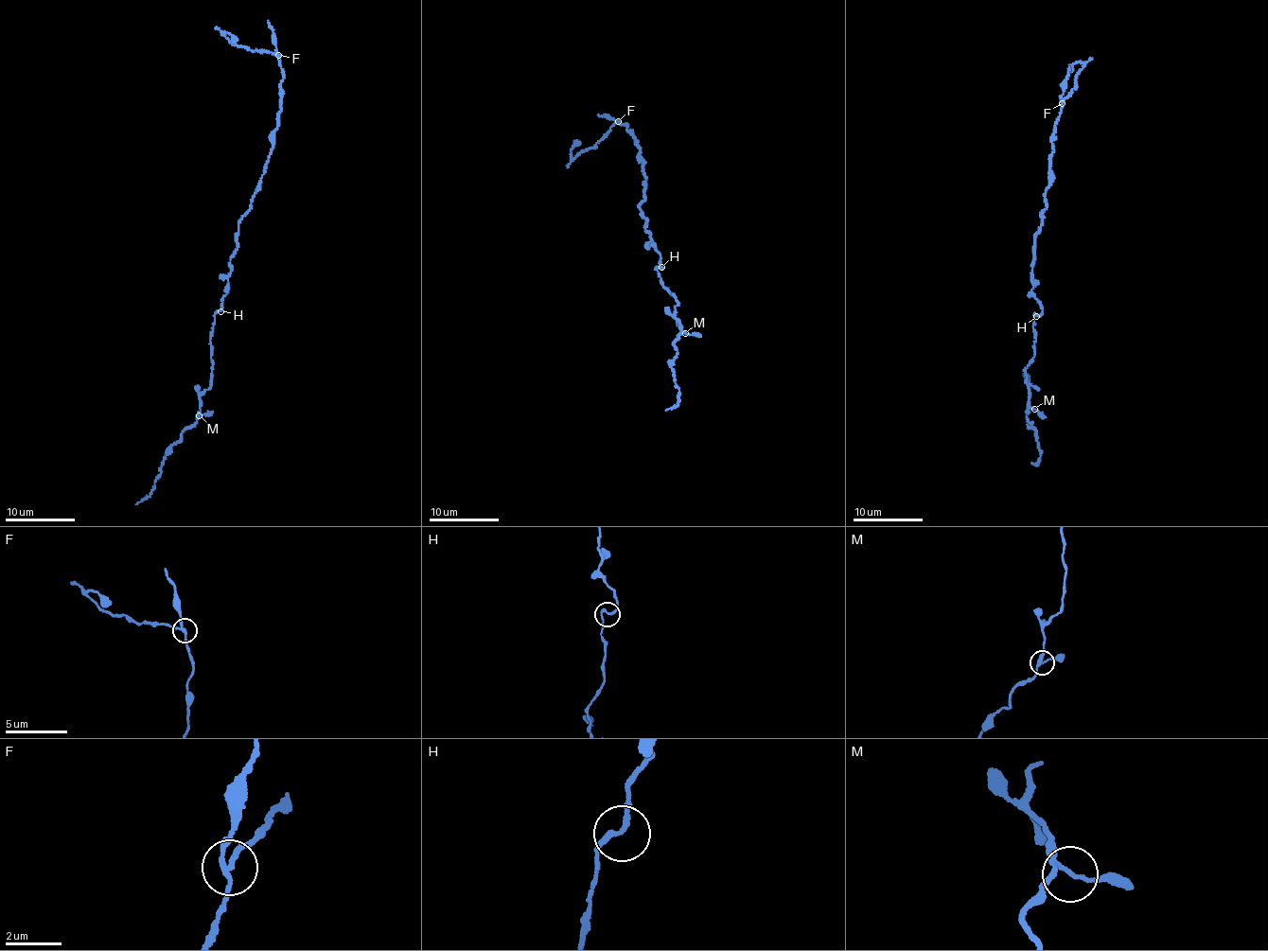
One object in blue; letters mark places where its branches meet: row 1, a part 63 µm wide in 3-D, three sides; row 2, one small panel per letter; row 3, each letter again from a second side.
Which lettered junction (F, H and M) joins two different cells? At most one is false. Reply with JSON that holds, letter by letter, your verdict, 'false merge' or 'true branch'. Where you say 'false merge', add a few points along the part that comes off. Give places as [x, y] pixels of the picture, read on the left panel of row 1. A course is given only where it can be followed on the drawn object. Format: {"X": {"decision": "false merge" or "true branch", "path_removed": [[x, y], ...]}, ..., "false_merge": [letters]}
{"F": {"decision": "false merge", "path_removed": [[278, 55], [237, 47], [223, 33], [229, 34], [236, 42]]}, "H": {"decision": "true branch"}, "M": {"decision": "true branch"}, "false_merge": ["F"]}

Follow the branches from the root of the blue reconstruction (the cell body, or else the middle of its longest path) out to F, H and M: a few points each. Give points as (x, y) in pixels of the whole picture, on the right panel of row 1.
F: (1032, 272), (1034, 235), (1040, 230), (1042, 210), (1047, 208), (1045, 194), (1051, 178), (1052, 133), (1062, 103)
H: (1032, 272), (1031, 294), (1043, 309), (1036, 316)
M: (1032, 272), (1031, 294), (1043, 309), (1043, 314), (1034, 316), (1034, 357), (1025, 369), (1029, 405), (1033, 410)

